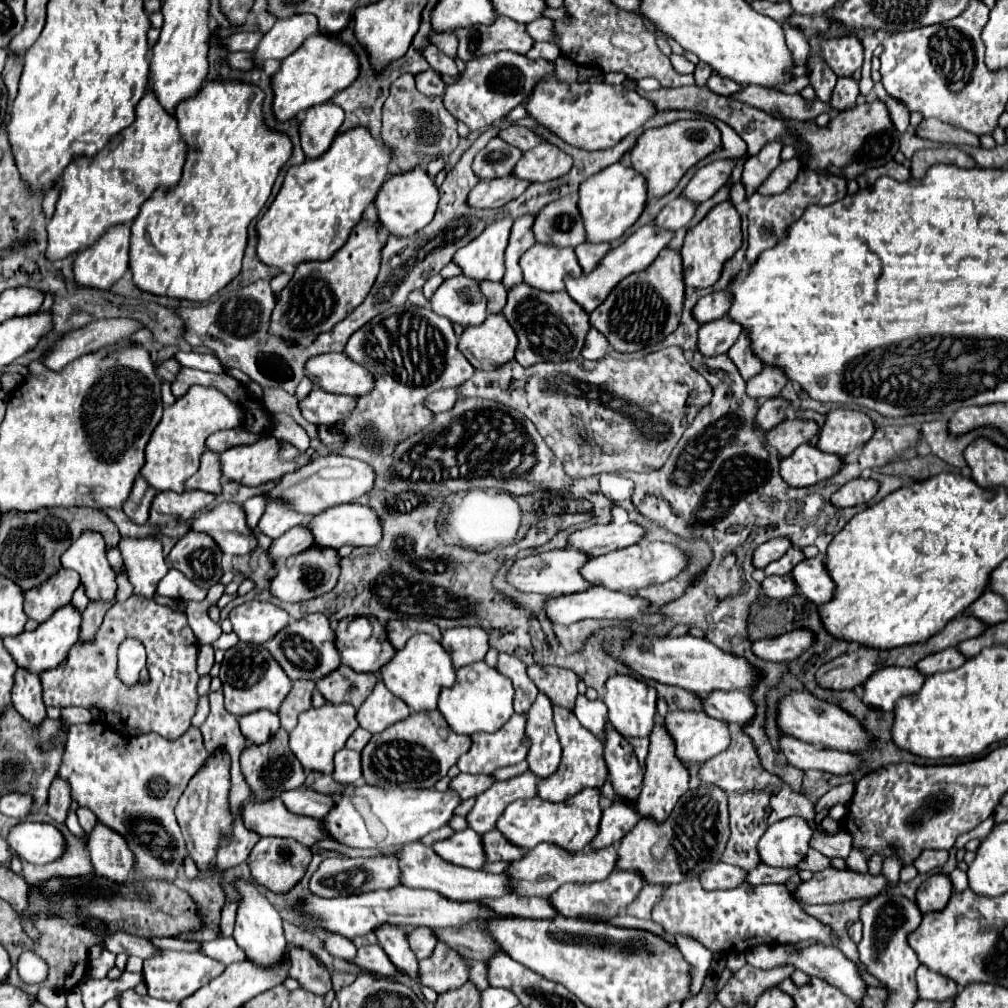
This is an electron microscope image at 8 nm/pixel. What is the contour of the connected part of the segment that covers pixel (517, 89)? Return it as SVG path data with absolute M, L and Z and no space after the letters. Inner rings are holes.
M517 52L485 54L467 62L465 74L459 78L459 82L445 88L443 102L445 108L471 132L483 130L495 124L499 118L507 116L515 106L525 102L525 98L533 94L533 86L537 86L541 78L553 74L555 64L549 64L545 60L529 60L527 56L521 56Z

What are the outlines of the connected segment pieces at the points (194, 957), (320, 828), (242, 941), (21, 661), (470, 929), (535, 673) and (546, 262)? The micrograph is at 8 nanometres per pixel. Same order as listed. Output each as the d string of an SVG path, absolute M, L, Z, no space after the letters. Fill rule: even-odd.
M163 950L161 956L149 958L143 964L143 978L149 988L149 996L159 1000L175 1000L181 1002L189 994L197 992L201 986L209 984L213 978L217 978L225 970L223 964L211 960L203 952L175 952L175 950Z
M279 798L269 802L245 802L243 822L249 830L255 830L261 836L293 838L307 848L313 848L321 840L333 840L325 834L323 820L289 814Z
M235 878L233 888L239 894L239 910L237 910L237 922L233 938L235 942L245 950L247 958L253 960L259 966L271 966L277 964L287 950L287 940L283 932L283 918L281 914L271 906L271 902L265 898L265 894L247 878Z
M69 602L69 606L63 606L61 610L55 610L55 614L45 624L39 624L33 632L21 632L21 634L17 634L13 638L3 638L3 646L13 656L13 660L17 662L17 666L23 666L29 672L41 674L41 672L45 672L49 668L59 666L67 658L69 648L79 640L81 620L83 620L81 614L83 612L77 610Z
M467 926L461 930L435 930L437 940L447 942L451 948L455 948L465 958L477 960L477 962L489 962L493 954L497 954L497 944L493 938L479 926Z
M533 664L527 668L527 674L537 684L539 692L547 694L555 706L573 708L577 696L577 676L573 670Z
M531 246L521 256L523 282L545 292L565 290L565 276L579 278L581 266L575 258L573 248L555 248L555 246Z

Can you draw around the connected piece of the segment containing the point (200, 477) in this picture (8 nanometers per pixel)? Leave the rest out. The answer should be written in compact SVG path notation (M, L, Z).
M203 452L201 466L197 474L193 474L185 490L203 490L211 494L221 494L221 468L219 468L219 454L215 452Z

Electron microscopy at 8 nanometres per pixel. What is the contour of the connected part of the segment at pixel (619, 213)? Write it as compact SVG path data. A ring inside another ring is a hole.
M611 164L601 172L593 174L579 186L579 212L583 218L587 242L613 242L631 228L641 216L647 202L647 186L645 178L637 174L633 168L623 164Z

